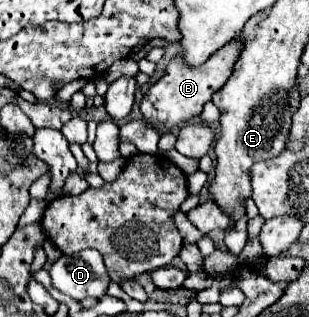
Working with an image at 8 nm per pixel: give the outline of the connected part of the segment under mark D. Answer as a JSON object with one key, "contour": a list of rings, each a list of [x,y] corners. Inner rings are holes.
{"contour":[[[86,249],[74,255],[62,255],[50,267],[52,283],[64,295],[72,299],[84,297],[104,297],[110,277],[104,267],[102,255],[94,249]]]}

